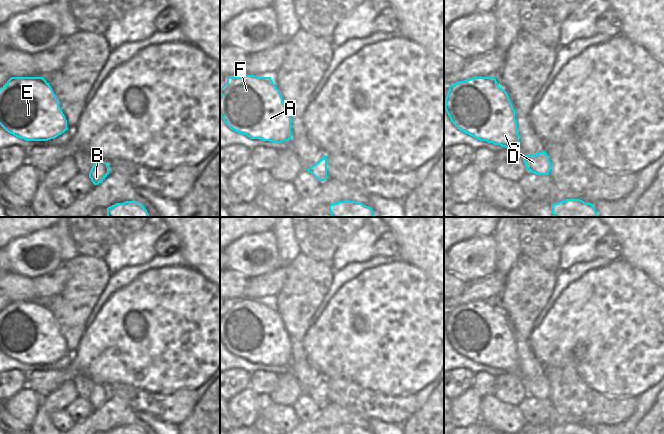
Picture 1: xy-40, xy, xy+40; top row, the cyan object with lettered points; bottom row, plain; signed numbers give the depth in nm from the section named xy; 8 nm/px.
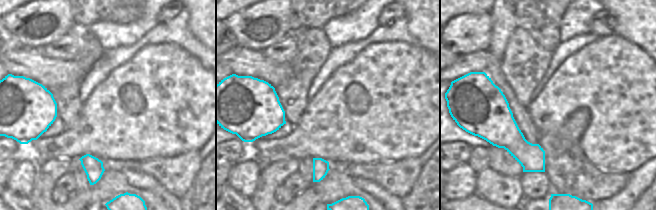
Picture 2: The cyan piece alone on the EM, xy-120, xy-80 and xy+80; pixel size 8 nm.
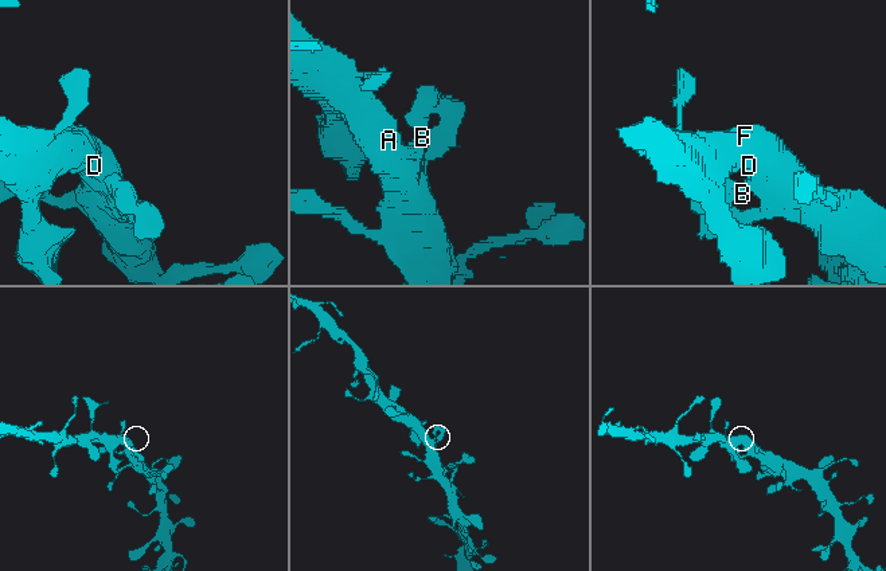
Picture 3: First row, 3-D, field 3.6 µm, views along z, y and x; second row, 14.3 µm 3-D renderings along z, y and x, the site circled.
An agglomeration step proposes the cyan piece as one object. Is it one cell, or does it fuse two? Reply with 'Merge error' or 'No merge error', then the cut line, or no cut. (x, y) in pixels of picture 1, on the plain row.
No merge error. No split

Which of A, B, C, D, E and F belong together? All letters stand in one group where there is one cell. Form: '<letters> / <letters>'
A B C D E F

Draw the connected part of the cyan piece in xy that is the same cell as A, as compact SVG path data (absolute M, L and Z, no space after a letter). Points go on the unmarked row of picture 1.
M254 299L227 301L227 306L220 311L220 341L230 353L246 359L250 363L282 367L291 362L291 338L271 301L256 301Z

